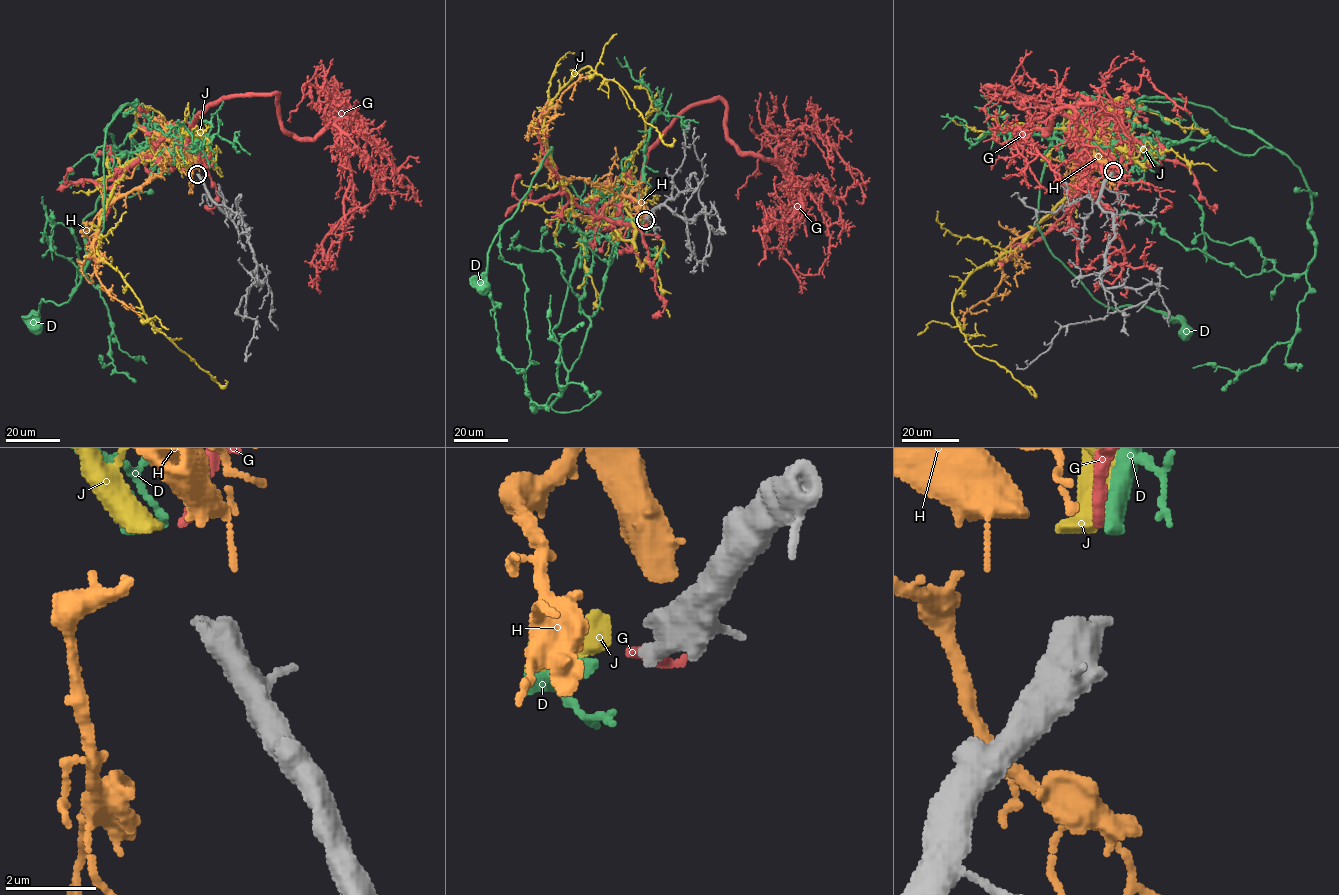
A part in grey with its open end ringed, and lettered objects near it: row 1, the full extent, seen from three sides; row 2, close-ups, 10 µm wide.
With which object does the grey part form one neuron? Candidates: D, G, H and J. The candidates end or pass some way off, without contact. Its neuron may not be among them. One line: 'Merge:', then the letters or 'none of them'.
Merge: none of them

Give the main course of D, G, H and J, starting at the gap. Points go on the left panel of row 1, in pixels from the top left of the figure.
D: (194, 169), (186, 153), (126, 104), (105, 133), (103, 228), (92, 259), (67, 302), (39, 303), (36, 327)
G: (196, 168), (192, 127), (223, 99), (276, 94), (296, 137), (347, 114), (355, 211), (315, 265), (330, 237)
H: (199, 168), (173, 149), (159, 173), (116, 197), (99, 214), (93, 247), (96, 276), (111, 295), (142, 320)
J: (194, 169), (185, 152), (183, 164), (159, 152), (134, 158), (95, 248), (147, 320), (225, 380)

